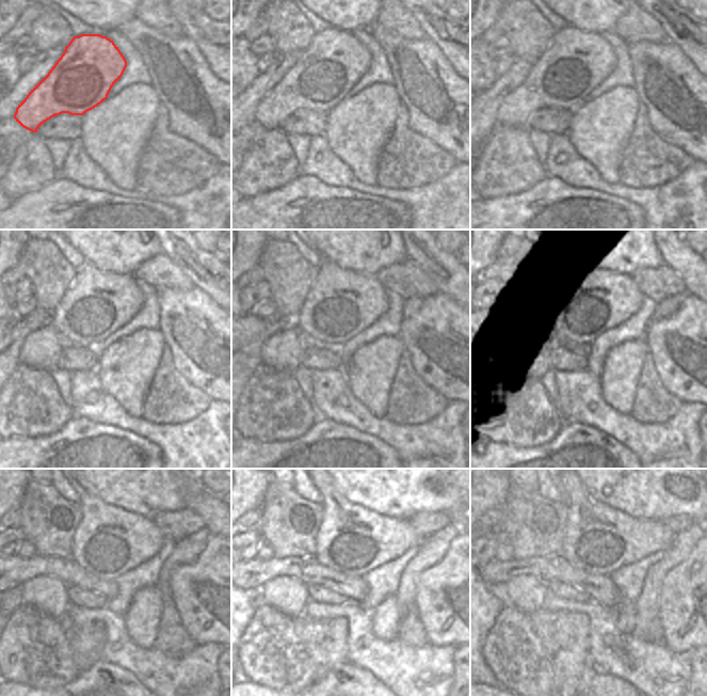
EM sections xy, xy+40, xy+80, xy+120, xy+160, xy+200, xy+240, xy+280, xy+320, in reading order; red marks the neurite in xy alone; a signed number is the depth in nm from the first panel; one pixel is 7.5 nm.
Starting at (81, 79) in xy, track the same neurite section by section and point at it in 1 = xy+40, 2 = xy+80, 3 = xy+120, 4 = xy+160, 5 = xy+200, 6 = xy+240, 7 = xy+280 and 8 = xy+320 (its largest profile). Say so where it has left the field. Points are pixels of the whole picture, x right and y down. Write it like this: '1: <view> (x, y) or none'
1: xy+40 (334, 61)
2: xy+80 (575, 62)
3: xy+120 (98, 302)
4: xy+160 (341, 303)
5: xy+200 (583, 303)
6: xy+240 (109, 541)
7: xy+280 (352, 540)
8: xy+320 (598, 539)

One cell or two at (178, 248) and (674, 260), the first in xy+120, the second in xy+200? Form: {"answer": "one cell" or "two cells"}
{"answer": "one cell"}

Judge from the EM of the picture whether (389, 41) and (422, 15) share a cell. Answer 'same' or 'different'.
different

